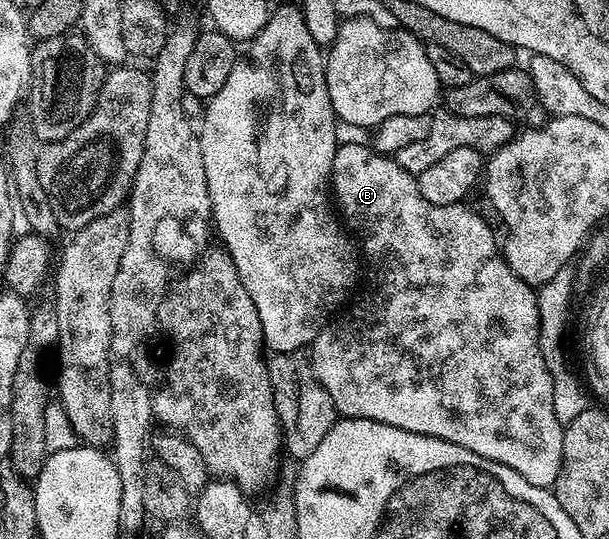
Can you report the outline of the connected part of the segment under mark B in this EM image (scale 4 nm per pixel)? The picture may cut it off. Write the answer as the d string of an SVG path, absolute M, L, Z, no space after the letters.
M342 143L338 146L333 162L331 195L344 226L355 236L363 252L364 262L366 259L370 269L373 270L373 291L367 292L346 315L338 314L330 318L325 328L314 337L311 344L313 372L323 385L323 389L327 389L338 416L349 421L381 423L385 428L394 431L410 431L443 441L451 441L465 452L475 453L492 463L502 463L504 467L513 472L517 479L525 479L532 487L552 488L561 472L565 429L559 417L555 417L551 373L539 349L541 322L539 321L537 291L528 283L524 283L509 268L505 256L501 253L498 236L496 234L493 236L488 221L461 203L452 203L446 207L431 205L431 201L427 201L423 193L419 193L419 185L414 175L404 171L397 164L396 158L381 155L365 143Z

